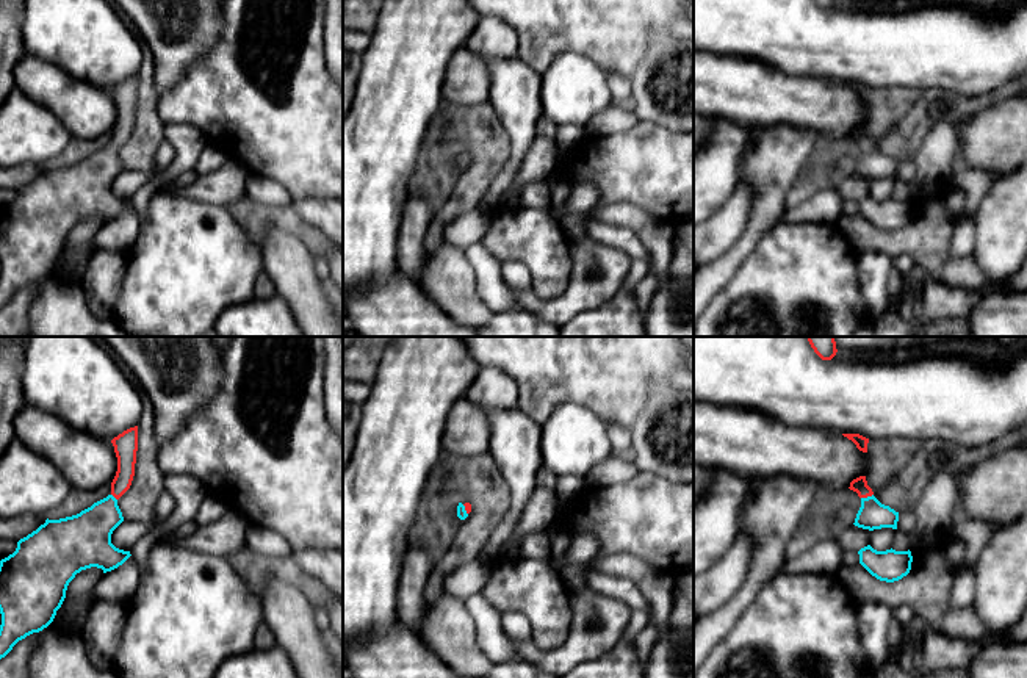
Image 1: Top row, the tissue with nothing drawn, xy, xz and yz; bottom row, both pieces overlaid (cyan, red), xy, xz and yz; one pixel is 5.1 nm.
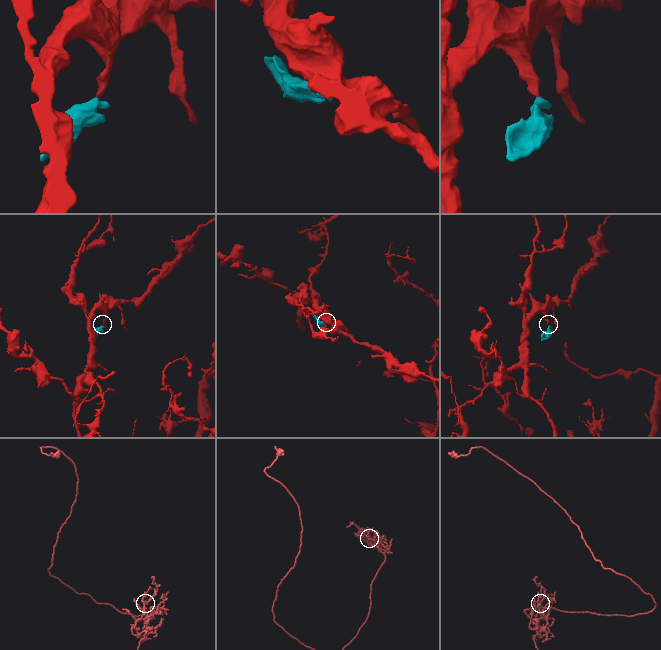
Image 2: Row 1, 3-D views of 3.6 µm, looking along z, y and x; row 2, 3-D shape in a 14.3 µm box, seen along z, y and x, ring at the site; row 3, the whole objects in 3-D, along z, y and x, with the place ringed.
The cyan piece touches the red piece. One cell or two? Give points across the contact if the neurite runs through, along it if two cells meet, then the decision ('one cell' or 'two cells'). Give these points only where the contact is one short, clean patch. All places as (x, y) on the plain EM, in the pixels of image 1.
runs through yz (872, 163), (868, 146), (860, 133); one cell

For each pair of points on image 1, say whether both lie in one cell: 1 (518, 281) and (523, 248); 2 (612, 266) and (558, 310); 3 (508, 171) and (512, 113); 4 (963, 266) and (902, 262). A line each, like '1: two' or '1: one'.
1: two
2: one
3: one
4: two

